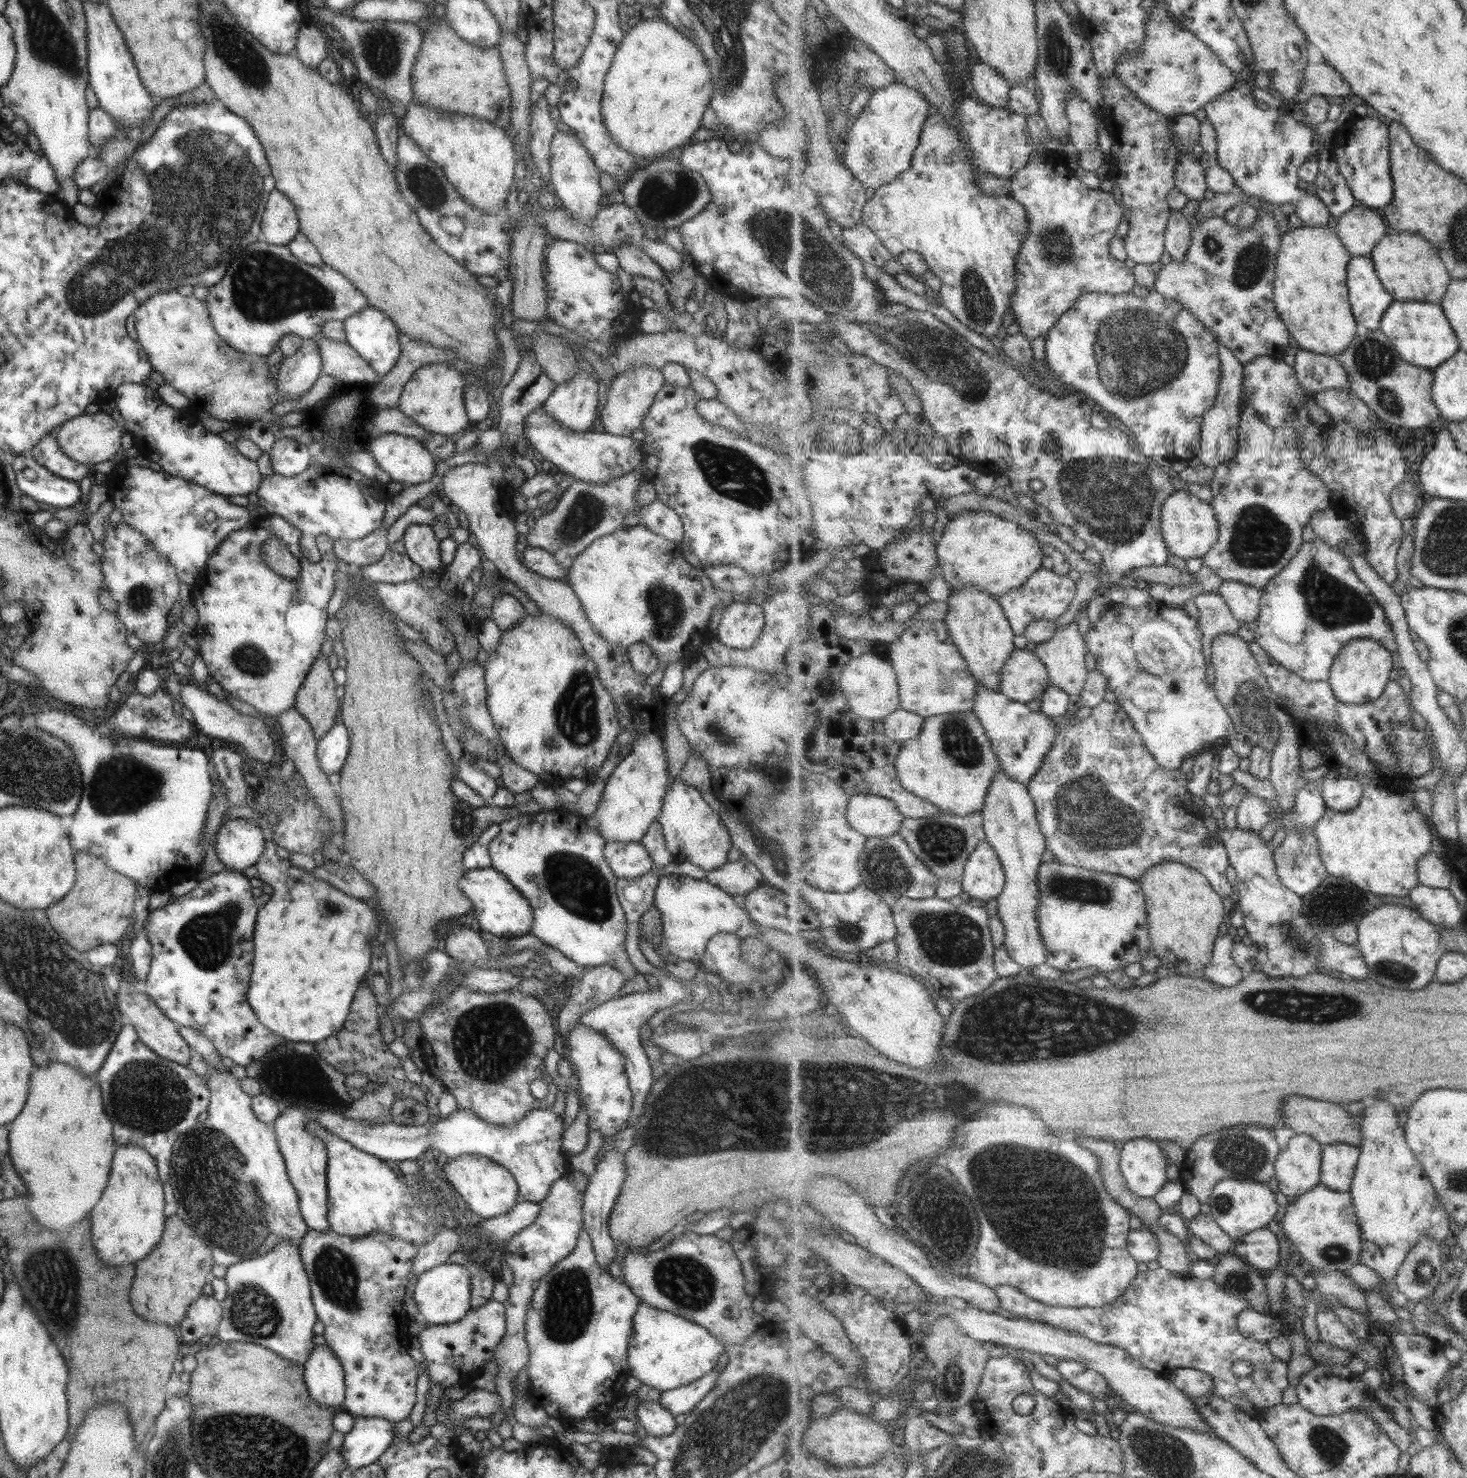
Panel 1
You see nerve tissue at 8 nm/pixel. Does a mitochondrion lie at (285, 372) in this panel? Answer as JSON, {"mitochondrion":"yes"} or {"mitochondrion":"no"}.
{"mitochondrion":"no"}

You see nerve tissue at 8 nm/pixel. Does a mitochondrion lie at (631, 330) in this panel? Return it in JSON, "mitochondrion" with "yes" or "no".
{"mitochondrion":"no"}

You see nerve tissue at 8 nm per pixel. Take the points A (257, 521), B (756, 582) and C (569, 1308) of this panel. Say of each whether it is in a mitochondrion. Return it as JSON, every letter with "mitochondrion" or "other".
{"A":"other","B":"other","C":"mitochondrion"}

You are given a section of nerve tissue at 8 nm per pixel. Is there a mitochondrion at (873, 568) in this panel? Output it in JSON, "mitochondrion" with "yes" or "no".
{"mitochondrion":"no"}

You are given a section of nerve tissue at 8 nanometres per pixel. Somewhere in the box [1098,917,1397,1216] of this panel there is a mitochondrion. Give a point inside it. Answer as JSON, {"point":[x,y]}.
{"point":[1280,1000]}

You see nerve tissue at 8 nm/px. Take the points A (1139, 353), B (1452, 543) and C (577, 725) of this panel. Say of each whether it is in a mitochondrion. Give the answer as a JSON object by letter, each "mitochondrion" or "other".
{"A":"mitochondrion","B":"mitochondrion","C":"mitochondrion"}

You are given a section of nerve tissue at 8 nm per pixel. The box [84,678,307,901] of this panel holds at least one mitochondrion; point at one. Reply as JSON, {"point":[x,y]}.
{"point":[119,784]}

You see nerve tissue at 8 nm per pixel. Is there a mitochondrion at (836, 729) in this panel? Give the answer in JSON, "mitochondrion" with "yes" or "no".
{"mitochondrion":"no"}

